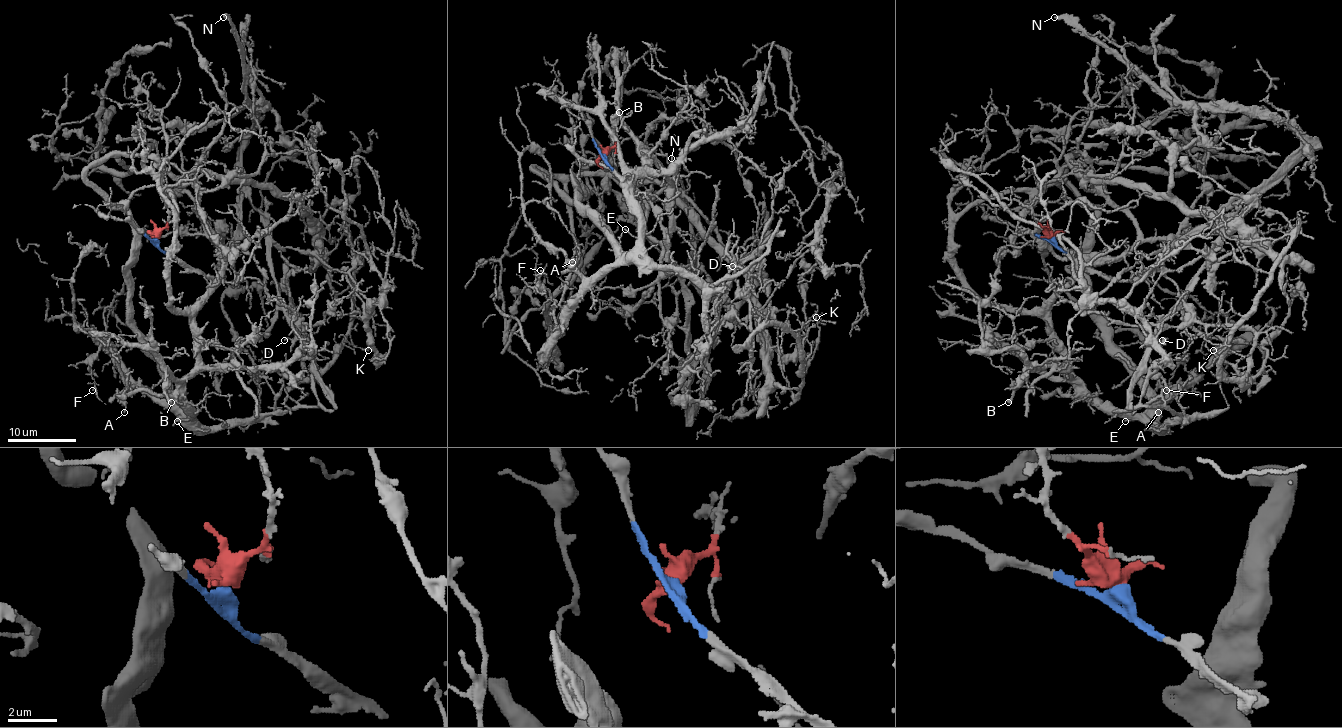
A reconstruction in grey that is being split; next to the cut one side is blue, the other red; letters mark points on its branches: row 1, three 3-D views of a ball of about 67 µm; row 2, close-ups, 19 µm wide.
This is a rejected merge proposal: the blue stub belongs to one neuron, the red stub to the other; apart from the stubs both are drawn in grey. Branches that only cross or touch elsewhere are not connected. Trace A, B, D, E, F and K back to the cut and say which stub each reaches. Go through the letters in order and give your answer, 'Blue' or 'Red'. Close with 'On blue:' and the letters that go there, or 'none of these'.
A: Red
B: Red
D: Blue
E: Red
F: Red
K: Red
On blue: D

